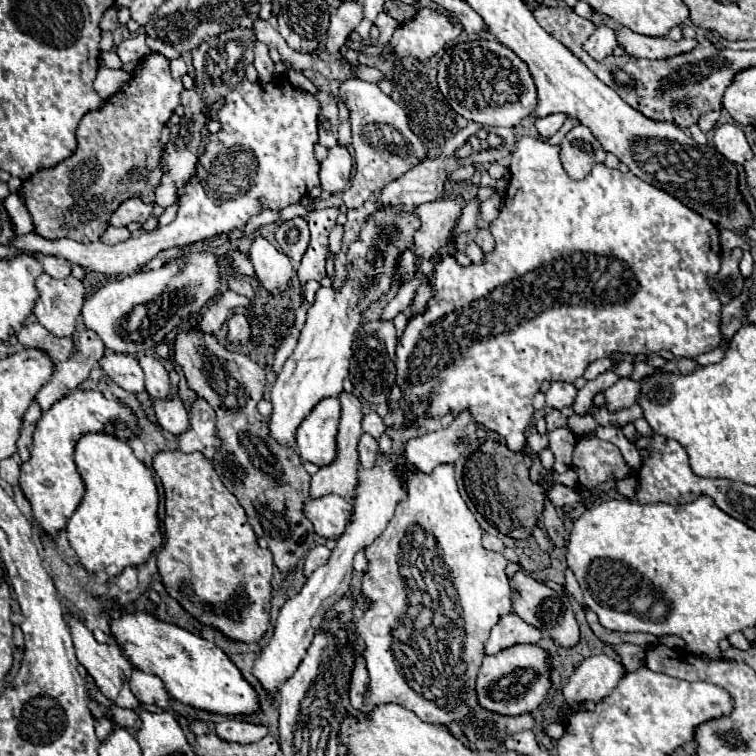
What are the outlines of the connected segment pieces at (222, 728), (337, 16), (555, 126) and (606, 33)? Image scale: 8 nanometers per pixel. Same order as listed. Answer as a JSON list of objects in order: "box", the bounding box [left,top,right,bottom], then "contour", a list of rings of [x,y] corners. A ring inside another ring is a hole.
[{"box":[214,717,268,745],"contour":[[[228,717],[222,723],[214,727],[214,733],[228,743],[240,743],[240,745],[250,745],[260,741],[264,735],[268,735],[266,727],[258,727],[254,723],[246,723],[238,717]]]},{"box":[324,3,362,53],"contour":[[[342,3],[330,17],[330,25],[326,33],[328,39],[324,41],[324,49],[328,53],[338,53],[340,47],[348,41],[348,35],[358,27],[360,21],[362,21],[362,5]]]},{"box":[536,113,566,137],"contour":[[[552,113],[550,117],[538,117],[536,127],[540,137],[552,137],[562,127],[564,121],[566,121],[566,113]]]},{"box":[584,25,618,59],"contour":[[[600,25],[592,37],[584,43],[584,49],[588,51],[590,57],[594,59],[604,59],[608,55],[612,55],[612,51],[618,47],[618,35],[612,27],[606,27],[606,25]]]}]

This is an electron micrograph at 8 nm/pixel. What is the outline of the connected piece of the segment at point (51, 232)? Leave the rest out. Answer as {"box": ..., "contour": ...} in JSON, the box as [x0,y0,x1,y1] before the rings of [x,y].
{"box":[18,53,182,243],"contour":[[[162,53],[146,55],[140,61],[138,69],[132,73],[130,81],[118,93],[108,97],[100,109],[90,111],[80,119],[76,131],[76,151],[66,161],[60,161],[50,169],[38,169],[38,173],[34,173],[22,183],[18,195],[22,197],[24,205],[32,215],[34,231],[46,239],[70,237],[78,243],[90,243],[100,239],[100,235],[106,231],[110,223],[110,213],[114,213],[114,209],[118,209],[122,201],[138,197],[152,205],[154,189],[162,179],[160,159],[164,147],[160,145],[160,133],[174,109],[180,105],[182,89],[182,81],[172,79],[170,75],[170,59],[166,59]]]}

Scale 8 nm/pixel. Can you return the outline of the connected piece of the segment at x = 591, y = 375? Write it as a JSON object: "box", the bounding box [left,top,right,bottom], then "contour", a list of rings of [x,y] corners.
{"box":[586,357,614,381],"contour":[[[604,357],[604,359],[598,359],[598,361],[594,361],[594,363],[590,363],[588,369],[586,369],[586,379],[590,381],[590,379],[596,379],[598,375],[606,373],[612,363],[614,363],[614,361],[612,361],[612,359],[606,359],[606,357]]]}

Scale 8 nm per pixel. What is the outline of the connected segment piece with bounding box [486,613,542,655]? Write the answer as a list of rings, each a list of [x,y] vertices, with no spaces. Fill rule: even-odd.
[[[508,613],[500,617],[500,621],[494,625],[490,639],[486,643],[486,653],[494,655],[502,649],[508,649],[518,643],[538,643],[542,639],[540,629],[532,627],[530,623],[522,621],[516,613]]]

